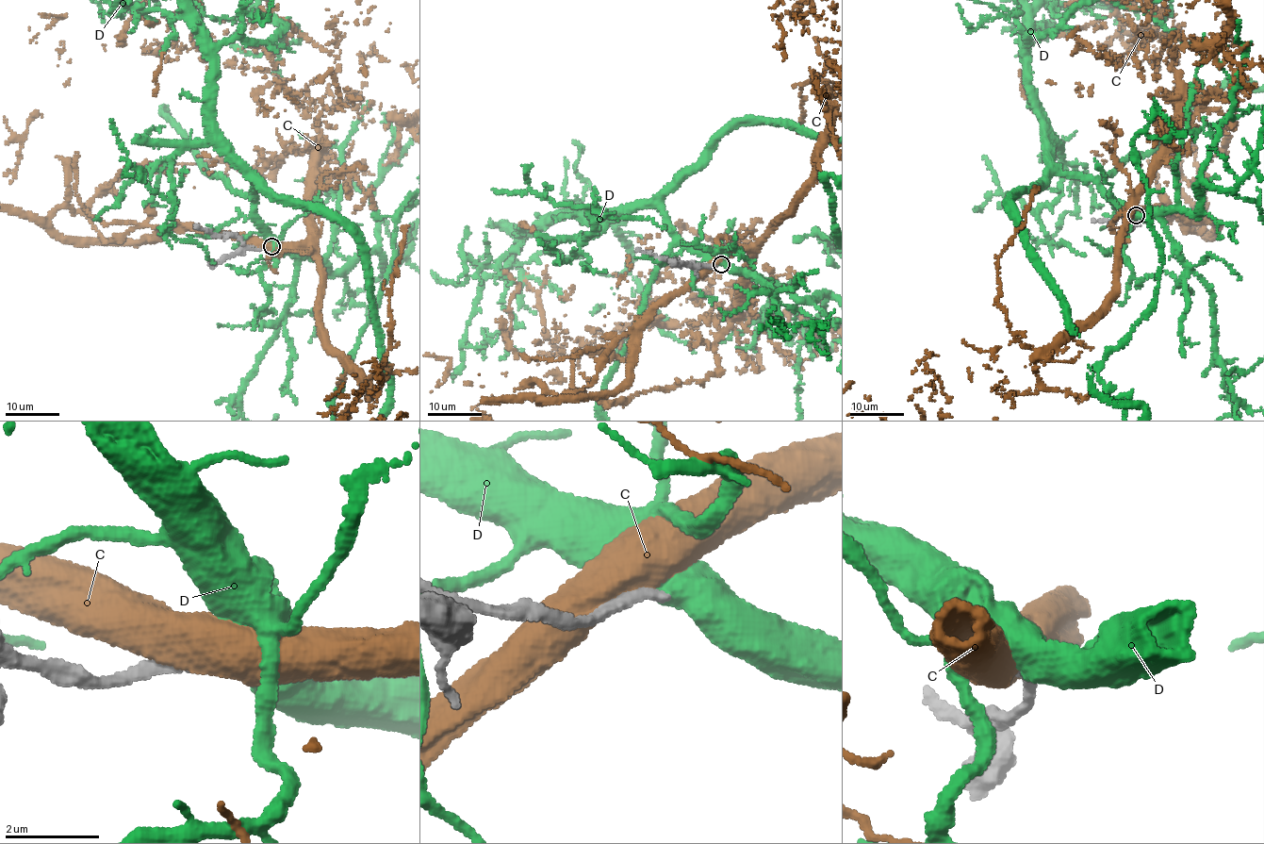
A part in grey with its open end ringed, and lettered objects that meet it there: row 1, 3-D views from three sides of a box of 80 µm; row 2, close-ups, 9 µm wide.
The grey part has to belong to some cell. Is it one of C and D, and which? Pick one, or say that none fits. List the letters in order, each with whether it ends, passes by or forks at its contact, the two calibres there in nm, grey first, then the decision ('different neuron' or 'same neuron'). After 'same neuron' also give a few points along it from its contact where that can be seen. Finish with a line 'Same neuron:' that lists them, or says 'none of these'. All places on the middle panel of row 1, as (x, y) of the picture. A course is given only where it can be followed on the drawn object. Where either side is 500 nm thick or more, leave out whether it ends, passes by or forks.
C: calibres 340 and 650 nm; different neuron
D: calibres 280 and 850 nm; different neuron
Same neuron: none of these

